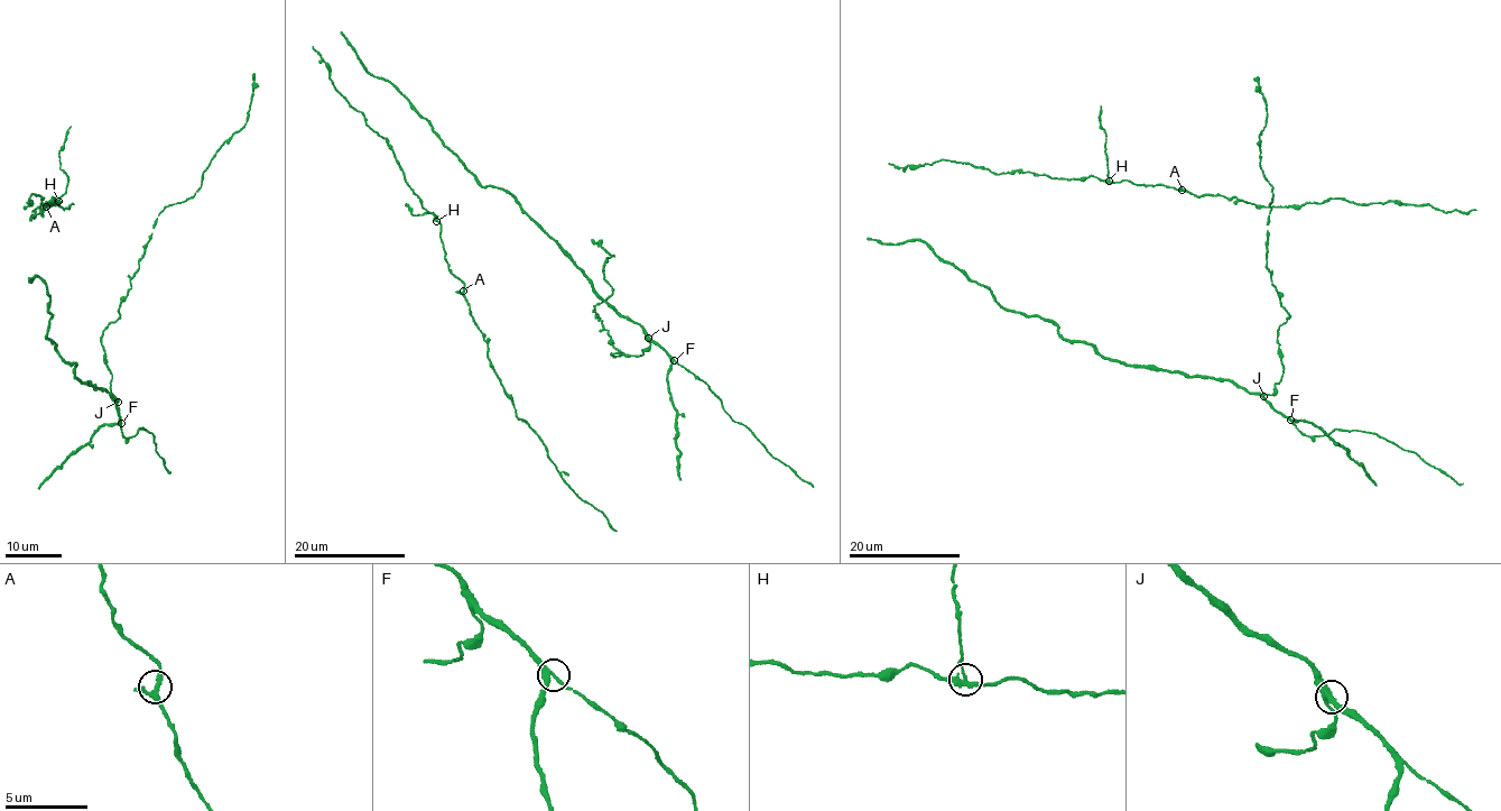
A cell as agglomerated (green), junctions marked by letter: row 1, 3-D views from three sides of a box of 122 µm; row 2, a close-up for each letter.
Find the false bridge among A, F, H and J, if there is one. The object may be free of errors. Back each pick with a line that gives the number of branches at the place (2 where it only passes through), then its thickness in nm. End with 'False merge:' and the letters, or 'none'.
H: 3 branches meet; 240 nm thick
False merge: H

